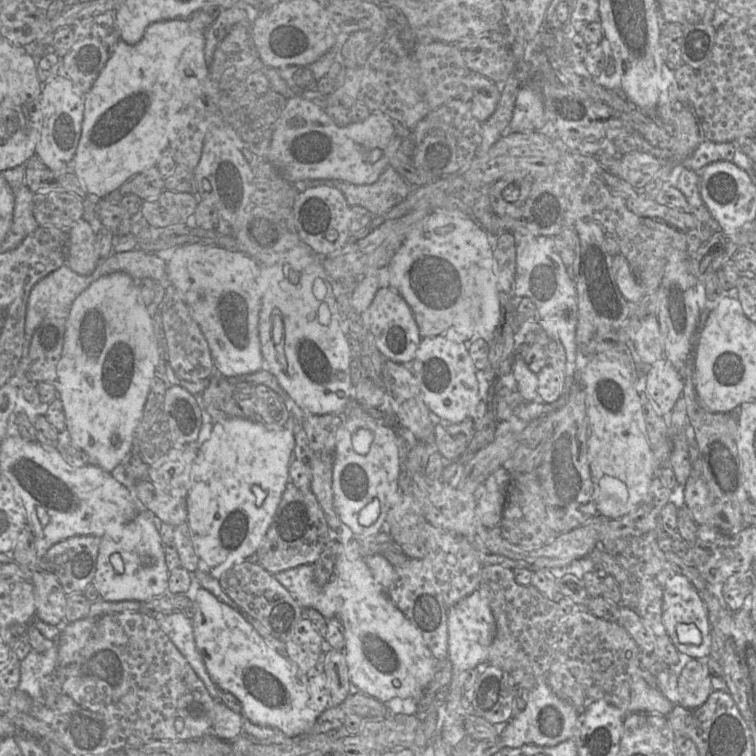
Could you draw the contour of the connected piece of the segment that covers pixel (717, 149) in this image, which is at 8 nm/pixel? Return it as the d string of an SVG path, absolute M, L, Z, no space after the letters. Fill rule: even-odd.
M703 140L694 152L682 164L685 168L701 172L709 164L718 161L733 162L736 151L735 143L714 143Z

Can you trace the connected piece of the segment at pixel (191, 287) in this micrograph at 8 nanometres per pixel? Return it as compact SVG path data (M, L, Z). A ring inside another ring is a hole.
M200 243L176 247L167 262L167 281L177 288L206 338L215 375L230 378L261 370L259 289L254 286L255 274L256 260L246 253Z

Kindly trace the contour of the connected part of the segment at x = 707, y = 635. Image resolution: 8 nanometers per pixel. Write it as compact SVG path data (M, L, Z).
M682 574L672 575L663 592L662 622L677 651L693 659L707 659L711 653L711 626L699 592Z

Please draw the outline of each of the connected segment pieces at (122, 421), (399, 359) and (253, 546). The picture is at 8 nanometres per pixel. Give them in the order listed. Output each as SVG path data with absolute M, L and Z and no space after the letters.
M125 272L104 275L74 300L66 319L63 350L55 382L62 401L71 443L111 473L130 454L157 366L157 340L153 320L144 304L138 282Z
M391 287L379 288L369 307L370 332L386 360L400 364L411 363L421 343L421 335L413 312L405 299Z
M231 418L214 423L210 437L198 447L192 466L190 488L185 497L187 524L191 539L203 566L232 567L256 553L272 523L283 492L289 482L295 439L285 427L269 430L262 423Z

